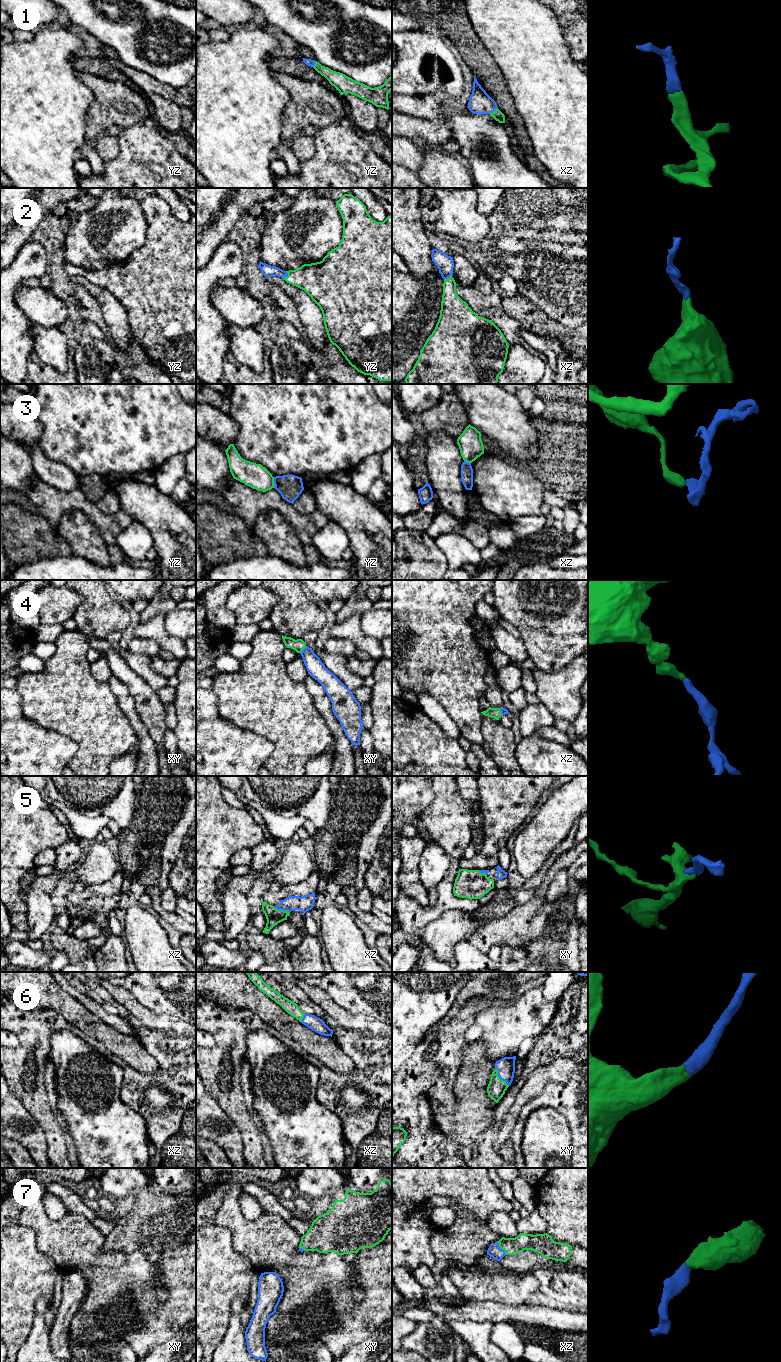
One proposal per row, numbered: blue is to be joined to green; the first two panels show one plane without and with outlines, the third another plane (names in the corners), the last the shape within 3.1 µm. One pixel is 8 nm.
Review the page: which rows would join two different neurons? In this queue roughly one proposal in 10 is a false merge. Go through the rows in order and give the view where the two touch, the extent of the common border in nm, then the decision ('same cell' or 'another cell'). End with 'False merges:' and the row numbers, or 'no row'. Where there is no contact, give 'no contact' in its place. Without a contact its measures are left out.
1: xz | 80 nm | same cell
2: yz | 70 nm | same cell
3: yz | 90 nm | another cell
4: xy | 80 nm | same cell
5: xz | 130 nm | same cell
6: xy | 180 nm | same cell
7: xz | 130 nm | same cell
False merges: 3

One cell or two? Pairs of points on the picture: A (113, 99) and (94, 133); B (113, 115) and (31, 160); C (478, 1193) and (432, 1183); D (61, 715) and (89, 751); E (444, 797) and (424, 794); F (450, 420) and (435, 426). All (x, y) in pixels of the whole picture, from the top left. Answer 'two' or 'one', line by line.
A: one
B: two
C: one
D: one
E: two
F: one

